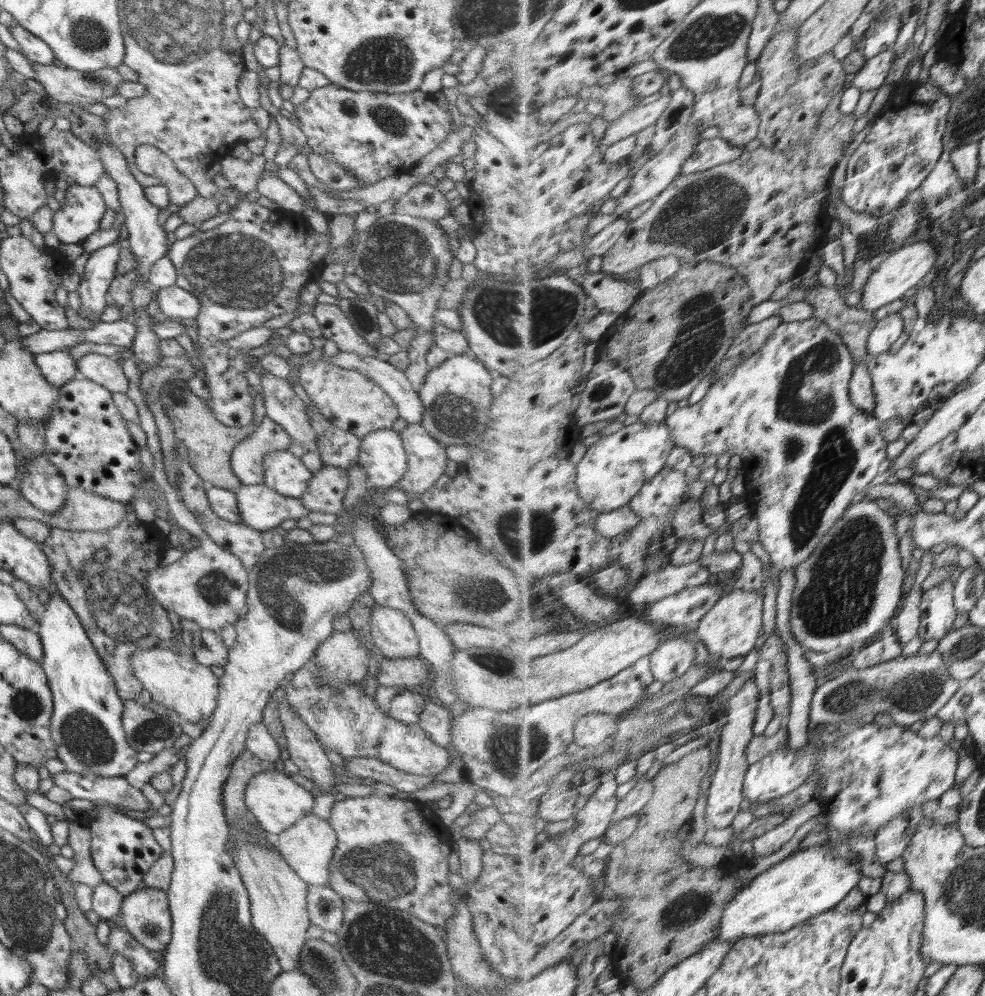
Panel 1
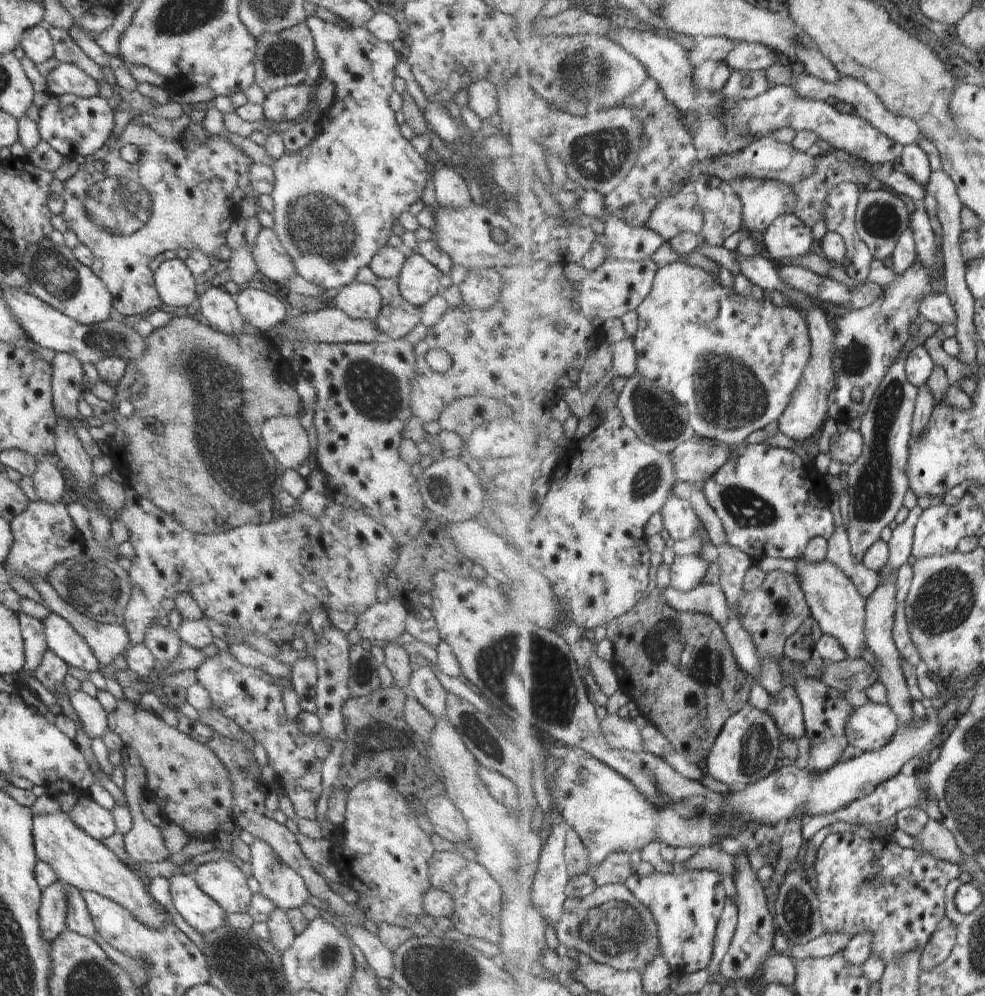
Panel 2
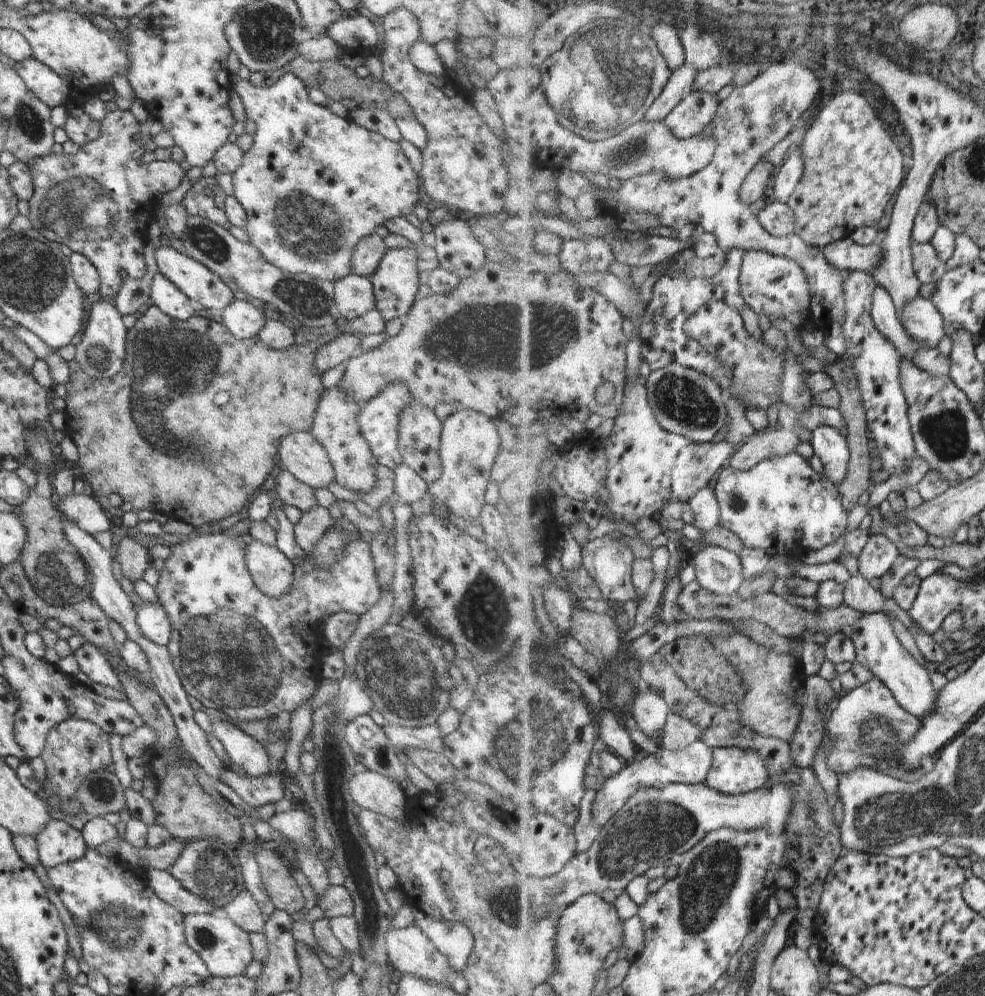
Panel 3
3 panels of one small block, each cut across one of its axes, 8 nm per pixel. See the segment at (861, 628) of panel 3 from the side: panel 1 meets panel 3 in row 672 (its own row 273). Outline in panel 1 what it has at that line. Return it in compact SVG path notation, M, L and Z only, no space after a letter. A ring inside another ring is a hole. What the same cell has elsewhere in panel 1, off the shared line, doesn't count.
M923 241L903 247L900 251L892 254L890 259L881 264L880 268L874 269L865 285L861 300L862 310L874 313L882 306L904 298L916 284L920 284L930 272L935 270L938 252L940 252L940 248L934 242Z

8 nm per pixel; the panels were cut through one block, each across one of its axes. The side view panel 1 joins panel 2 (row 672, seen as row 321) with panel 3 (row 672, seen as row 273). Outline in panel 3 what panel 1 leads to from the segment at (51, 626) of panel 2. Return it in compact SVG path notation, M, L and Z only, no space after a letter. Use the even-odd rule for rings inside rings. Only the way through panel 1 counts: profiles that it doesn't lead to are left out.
M84 643L73 654L79 670L82 670L90 680L102 686L114 688L114 690L122 690L122 684L116 671L95 645Z

